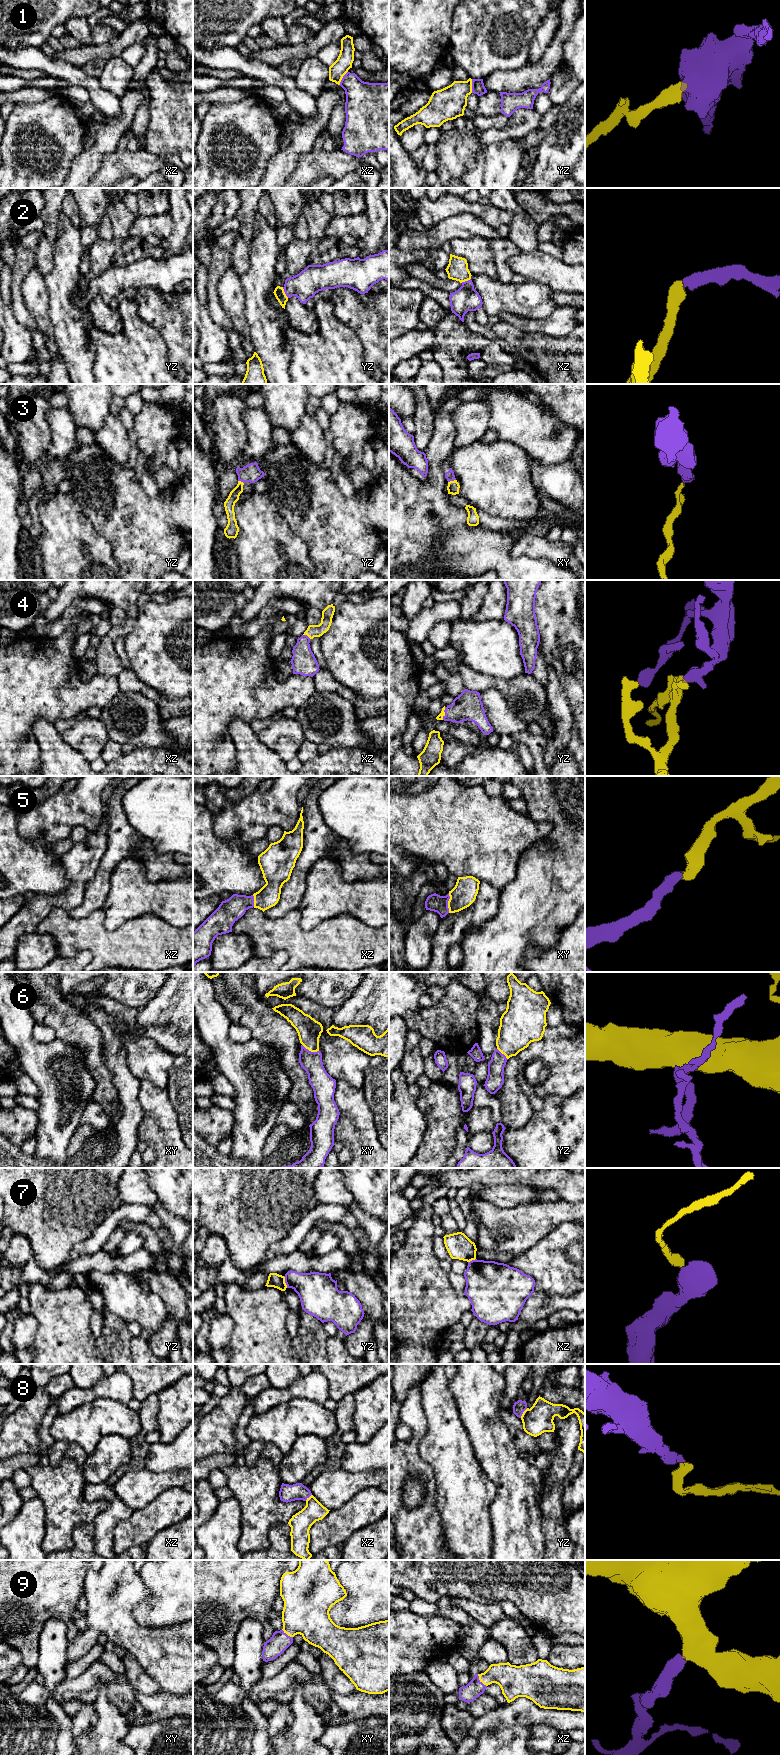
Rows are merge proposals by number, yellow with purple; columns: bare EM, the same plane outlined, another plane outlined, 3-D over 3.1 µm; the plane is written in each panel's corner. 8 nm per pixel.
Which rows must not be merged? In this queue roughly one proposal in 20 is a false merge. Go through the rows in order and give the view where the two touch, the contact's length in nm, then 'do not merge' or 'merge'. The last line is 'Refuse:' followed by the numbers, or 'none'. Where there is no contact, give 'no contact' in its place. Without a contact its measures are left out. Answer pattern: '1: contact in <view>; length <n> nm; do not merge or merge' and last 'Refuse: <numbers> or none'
1: contact in yz; length 110 nm; do not merge
2: contact in yz; length 100 nm; merge
3: contact in xy; length 70 nm; merge
4: contact in yz; length 110 nm; merge
5: contact in xy; length 160 nm; merge
6: contact in xy; length 140 nm; merge
7: contact in yz; length 100 nm; do not merge
8: contact in yz; length 100 nm; merge
9: contact in xz; length 130 nm; merge
Refuse: 1, 7

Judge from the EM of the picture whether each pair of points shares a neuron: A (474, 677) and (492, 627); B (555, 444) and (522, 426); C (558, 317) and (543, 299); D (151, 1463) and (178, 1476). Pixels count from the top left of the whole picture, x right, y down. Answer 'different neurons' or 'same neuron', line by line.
A: different neurons
B: same neuron
C: different neurons
D: different neurons

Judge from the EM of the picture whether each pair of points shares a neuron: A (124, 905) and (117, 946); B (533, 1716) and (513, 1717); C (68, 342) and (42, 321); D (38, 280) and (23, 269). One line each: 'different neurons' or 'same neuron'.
A: different neurons
B: same neuron
C: different neurons
D: different neurons

